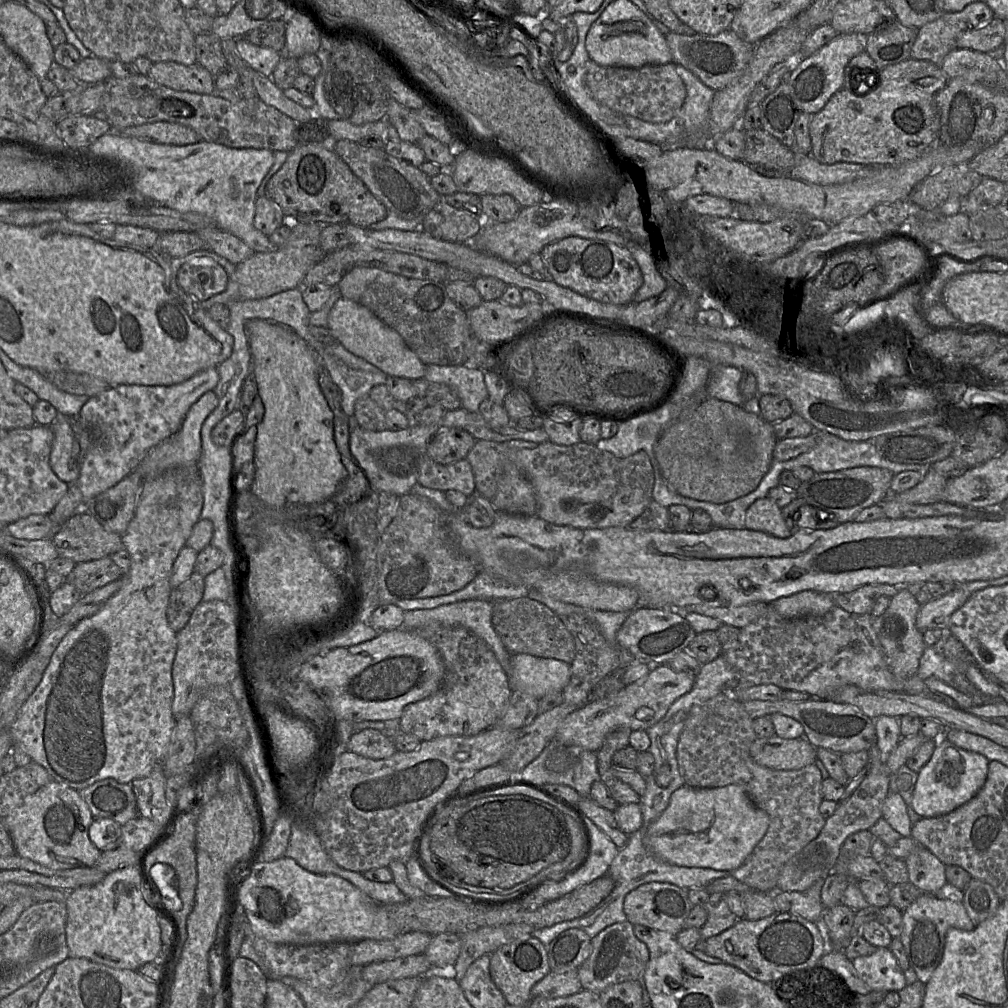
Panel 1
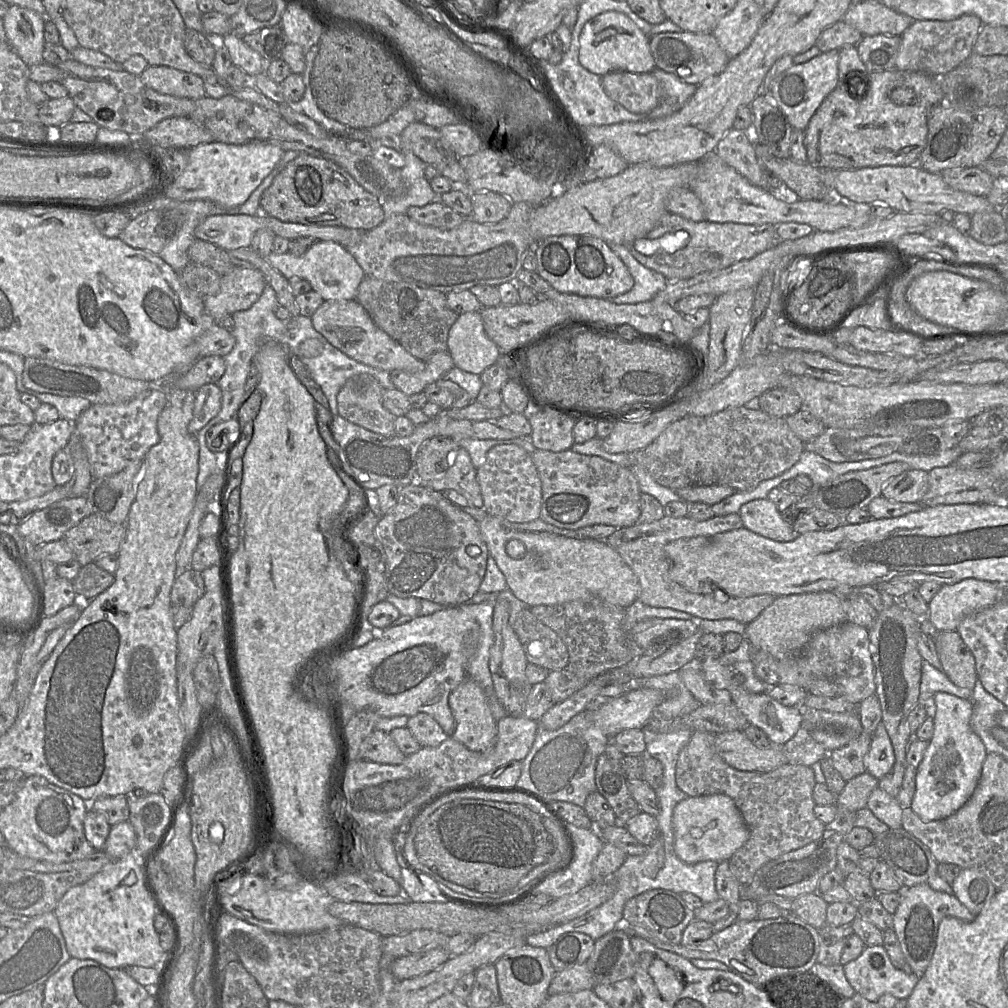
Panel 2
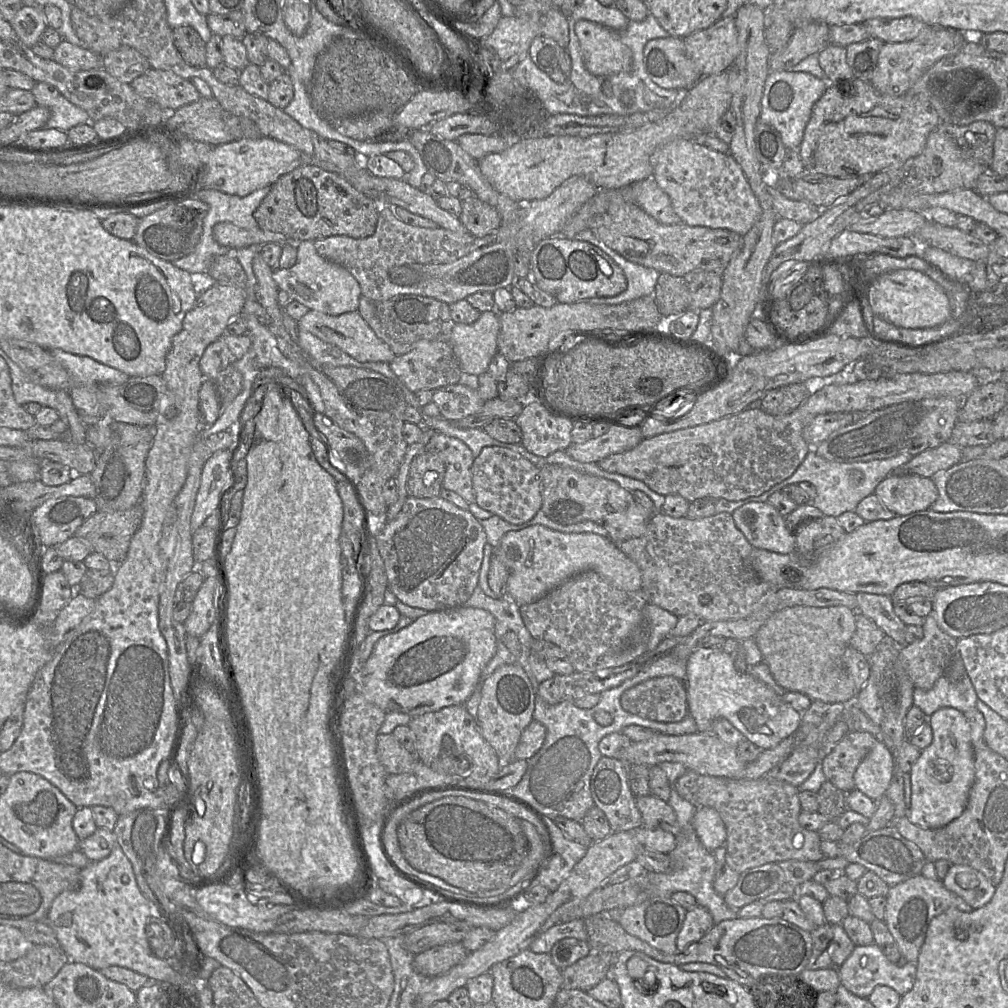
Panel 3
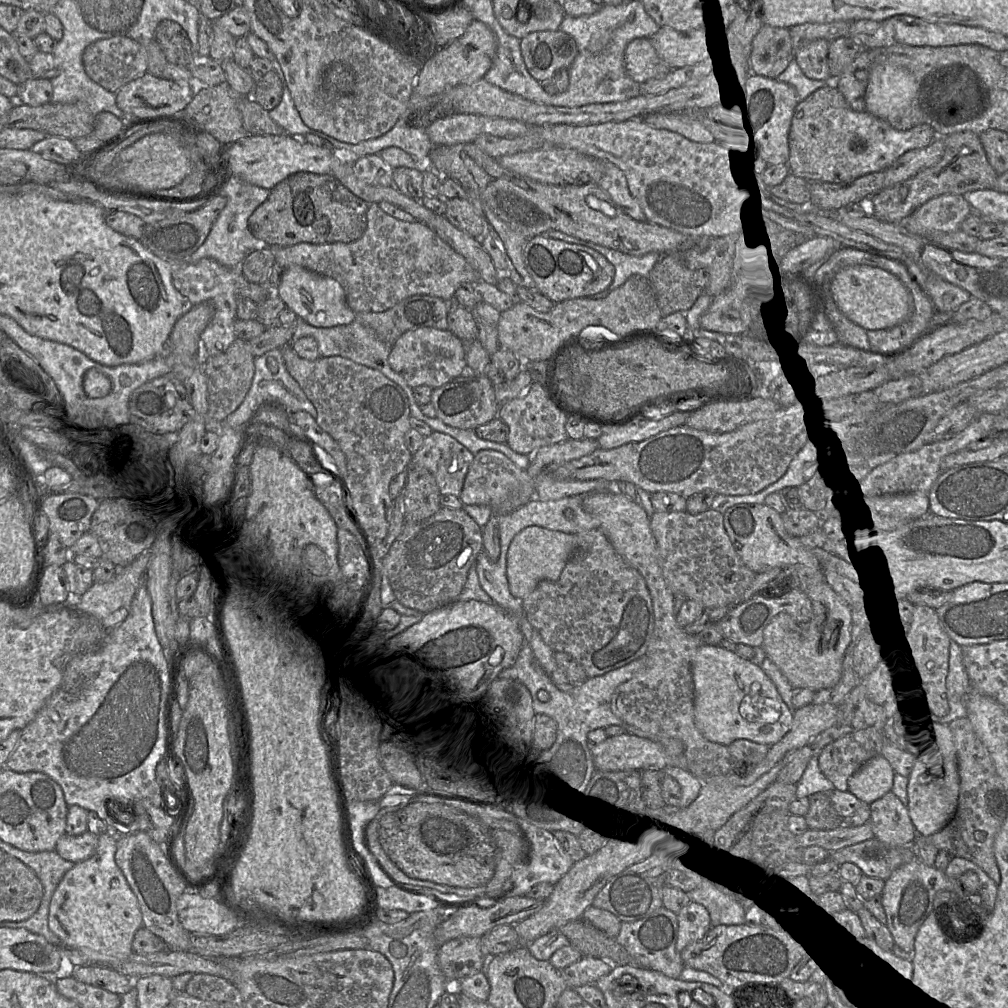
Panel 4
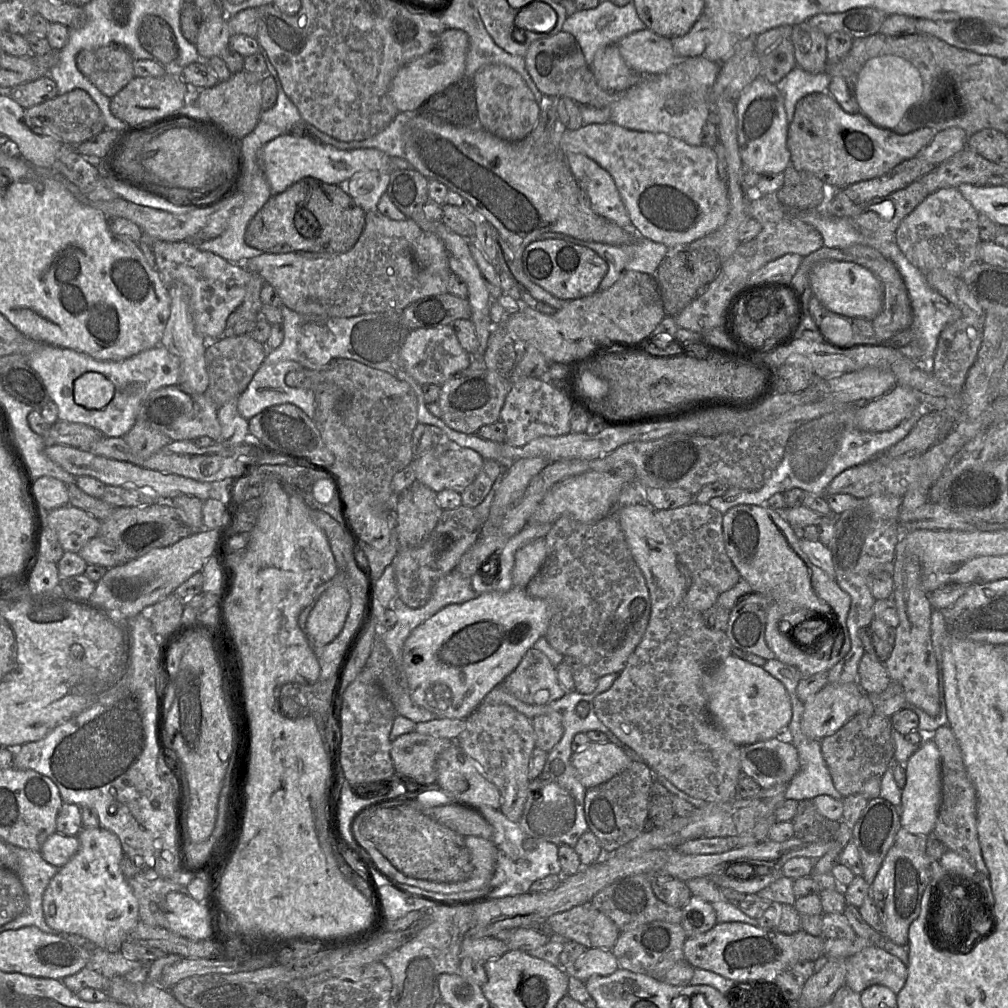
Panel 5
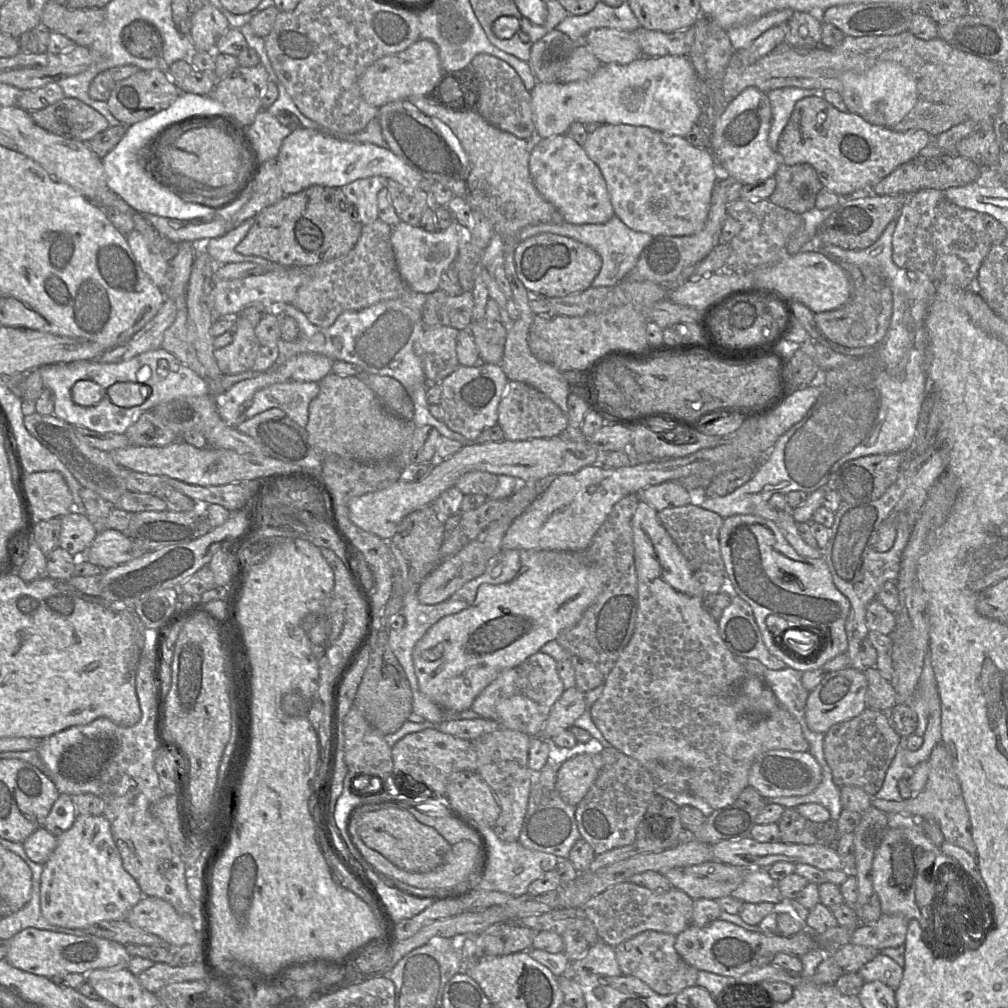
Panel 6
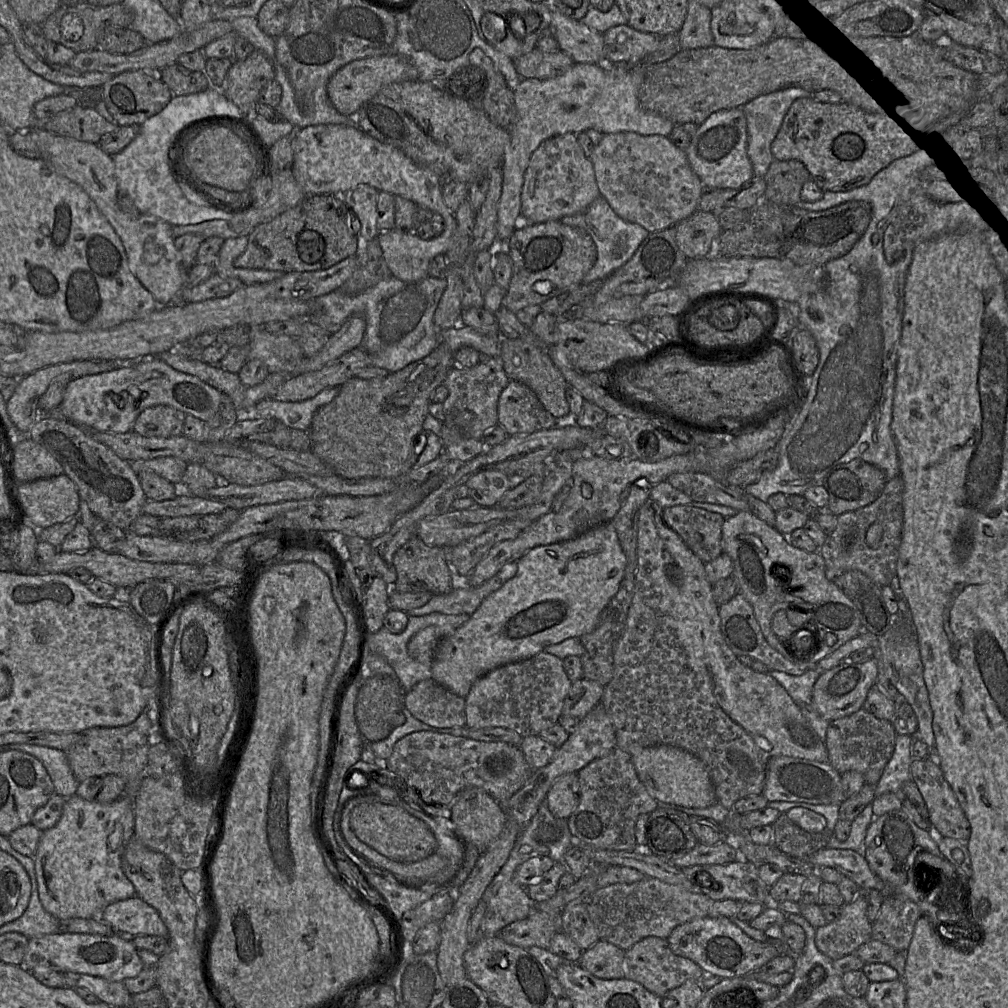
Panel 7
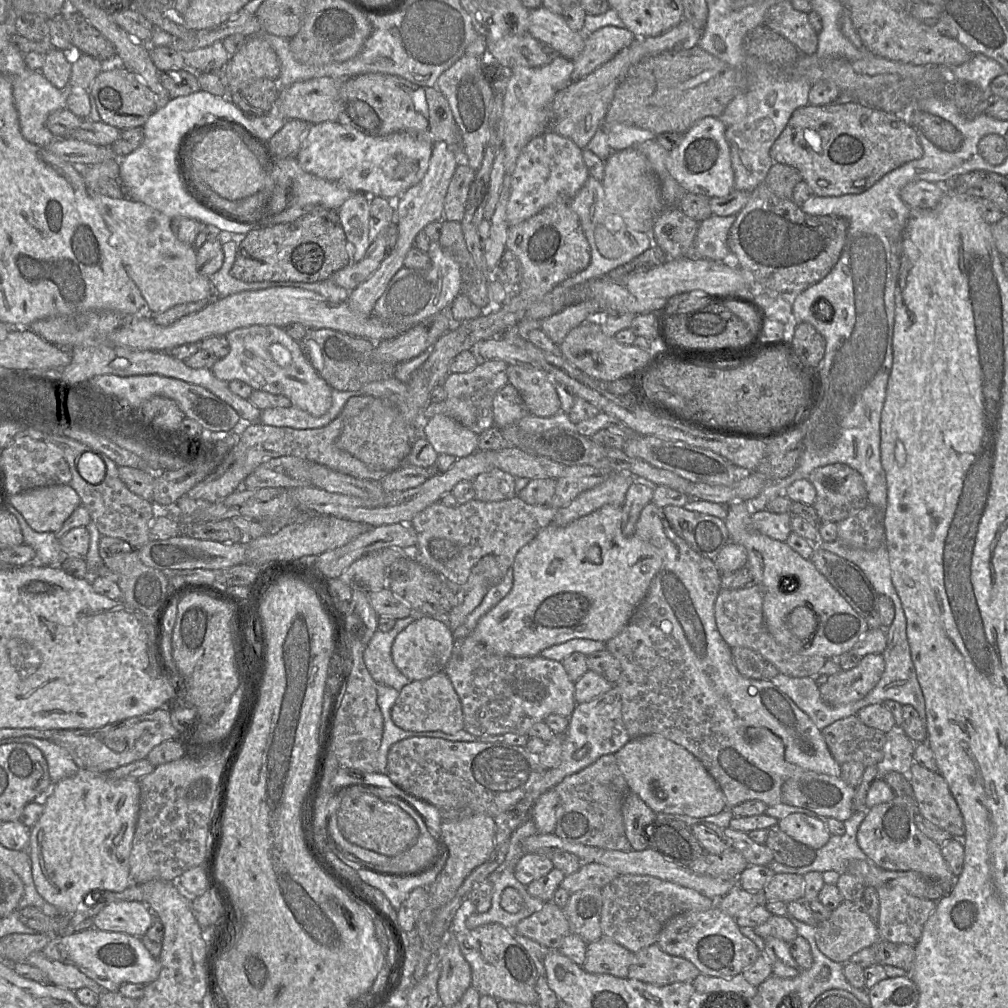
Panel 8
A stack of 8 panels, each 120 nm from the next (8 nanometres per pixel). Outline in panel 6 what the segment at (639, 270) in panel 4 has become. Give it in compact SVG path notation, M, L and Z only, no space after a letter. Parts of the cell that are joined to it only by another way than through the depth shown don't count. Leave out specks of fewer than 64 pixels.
M614 216L604 224L573 225L569 223L538 223L525 227L519 233L519 241L541 233L552 233L572 238L592 247L602 259L599 274L593 280L591 287L613 287L634 269L644 248L653 240L648 233L630 229L618 217Z

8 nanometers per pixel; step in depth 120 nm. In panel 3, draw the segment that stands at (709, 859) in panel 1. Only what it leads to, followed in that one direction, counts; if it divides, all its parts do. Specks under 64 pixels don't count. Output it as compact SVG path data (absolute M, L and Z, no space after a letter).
M699 807L693 817L696 835L706 850L713 853L726 841L726 828L720 814L711 807Z

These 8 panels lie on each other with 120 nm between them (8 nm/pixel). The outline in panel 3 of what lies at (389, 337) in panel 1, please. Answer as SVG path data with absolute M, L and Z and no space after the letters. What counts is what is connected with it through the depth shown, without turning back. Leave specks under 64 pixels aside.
M358 310L338 316L331 316L318 311L309 311L297 322L297 325L298 330L307 331L320 340L338 347L359 362L391 363L396 357L390 347L377 337Z

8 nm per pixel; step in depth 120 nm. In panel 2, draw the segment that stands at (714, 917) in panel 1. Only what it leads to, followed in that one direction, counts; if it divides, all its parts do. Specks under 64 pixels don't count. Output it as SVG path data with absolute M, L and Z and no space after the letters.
M727 861L718 863L715 872L715 888L719 899L726 901L730 905L729 914L712 924L713 932L718 932L737 920L737 903L741 899L741 883L730 871Z

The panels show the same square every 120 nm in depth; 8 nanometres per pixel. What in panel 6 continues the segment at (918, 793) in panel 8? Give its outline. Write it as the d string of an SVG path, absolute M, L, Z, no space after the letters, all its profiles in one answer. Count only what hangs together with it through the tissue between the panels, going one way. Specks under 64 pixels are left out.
M942 741L933 748L928 763L930 768L928 779L924 789L919 794L900 801L873 798L871 805L887 814L900 813L911 815L917 819L933 817L938 822L947 842L965 849L976 857L977 849L972 838L970 816L963 798L961 785L955 773L952 757Z

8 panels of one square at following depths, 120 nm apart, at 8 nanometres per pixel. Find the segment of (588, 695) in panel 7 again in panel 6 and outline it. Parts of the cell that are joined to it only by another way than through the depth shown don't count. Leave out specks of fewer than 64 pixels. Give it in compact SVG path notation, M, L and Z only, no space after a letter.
M577 687L566 689L552 706L542 730L542 736L550 740L564 729L574 725L586 709L585 693Z

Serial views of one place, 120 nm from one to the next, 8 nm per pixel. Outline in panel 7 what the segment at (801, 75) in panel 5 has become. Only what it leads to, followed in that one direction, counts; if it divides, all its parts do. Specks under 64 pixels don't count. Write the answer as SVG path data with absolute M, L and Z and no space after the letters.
M789 86L776 92L758 96L742 107L747 124L747 153L755 177L764 178L770 165L775 160L771 152L771 145L791 105L797 99L811 98L812 94L805 88Z

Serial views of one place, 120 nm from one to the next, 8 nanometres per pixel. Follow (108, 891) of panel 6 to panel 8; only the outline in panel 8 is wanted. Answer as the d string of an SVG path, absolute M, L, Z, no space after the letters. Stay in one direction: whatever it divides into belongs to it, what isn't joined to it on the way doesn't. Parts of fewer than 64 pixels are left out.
M79 769L78 773L72 777L60 780L52 784L52 789L48 792L48 797L44 802L44 810L31 828L29 855L31 858L33 880L38 893L50 904L56 906L60 913L73 914L84 896L93 890L108 890L120 892L132 884L139 884L132 880L129 866L129 856L132 848L132 841L135 834L138 813L140 808L140 784L137 780L112 779L107 774L92 772L85 769Z

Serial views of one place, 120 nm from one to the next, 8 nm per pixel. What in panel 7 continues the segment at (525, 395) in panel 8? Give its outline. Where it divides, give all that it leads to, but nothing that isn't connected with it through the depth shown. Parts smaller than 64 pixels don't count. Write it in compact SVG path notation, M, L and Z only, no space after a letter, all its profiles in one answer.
M502 338L499 358L510 380L516 380L527 385L536 394L548 412L555 418L563 418L570 412L569 404L565 397L567 383L561 372L553 364L545 347L544 345L539 345L539 341L528 342L524 338Z

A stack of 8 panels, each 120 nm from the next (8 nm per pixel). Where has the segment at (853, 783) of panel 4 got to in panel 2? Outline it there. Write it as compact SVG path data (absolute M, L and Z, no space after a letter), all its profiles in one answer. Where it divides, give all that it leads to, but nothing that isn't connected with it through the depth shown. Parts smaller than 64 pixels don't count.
M882 722L878 725L864 758L865 772L880 780L893 767L895 755L891 740Z

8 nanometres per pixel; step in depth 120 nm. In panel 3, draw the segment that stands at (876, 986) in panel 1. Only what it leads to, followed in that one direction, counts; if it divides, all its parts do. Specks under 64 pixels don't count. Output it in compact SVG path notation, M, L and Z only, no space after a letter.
M871 944L855 946L850 956L838 968L838 974L841 985L849 992L860 998L868 999L876 986L888 986L894 989L900 996L903 996L913 988L916 970L916 964L910 962L905 966L897 966L888 960L876 944Z

